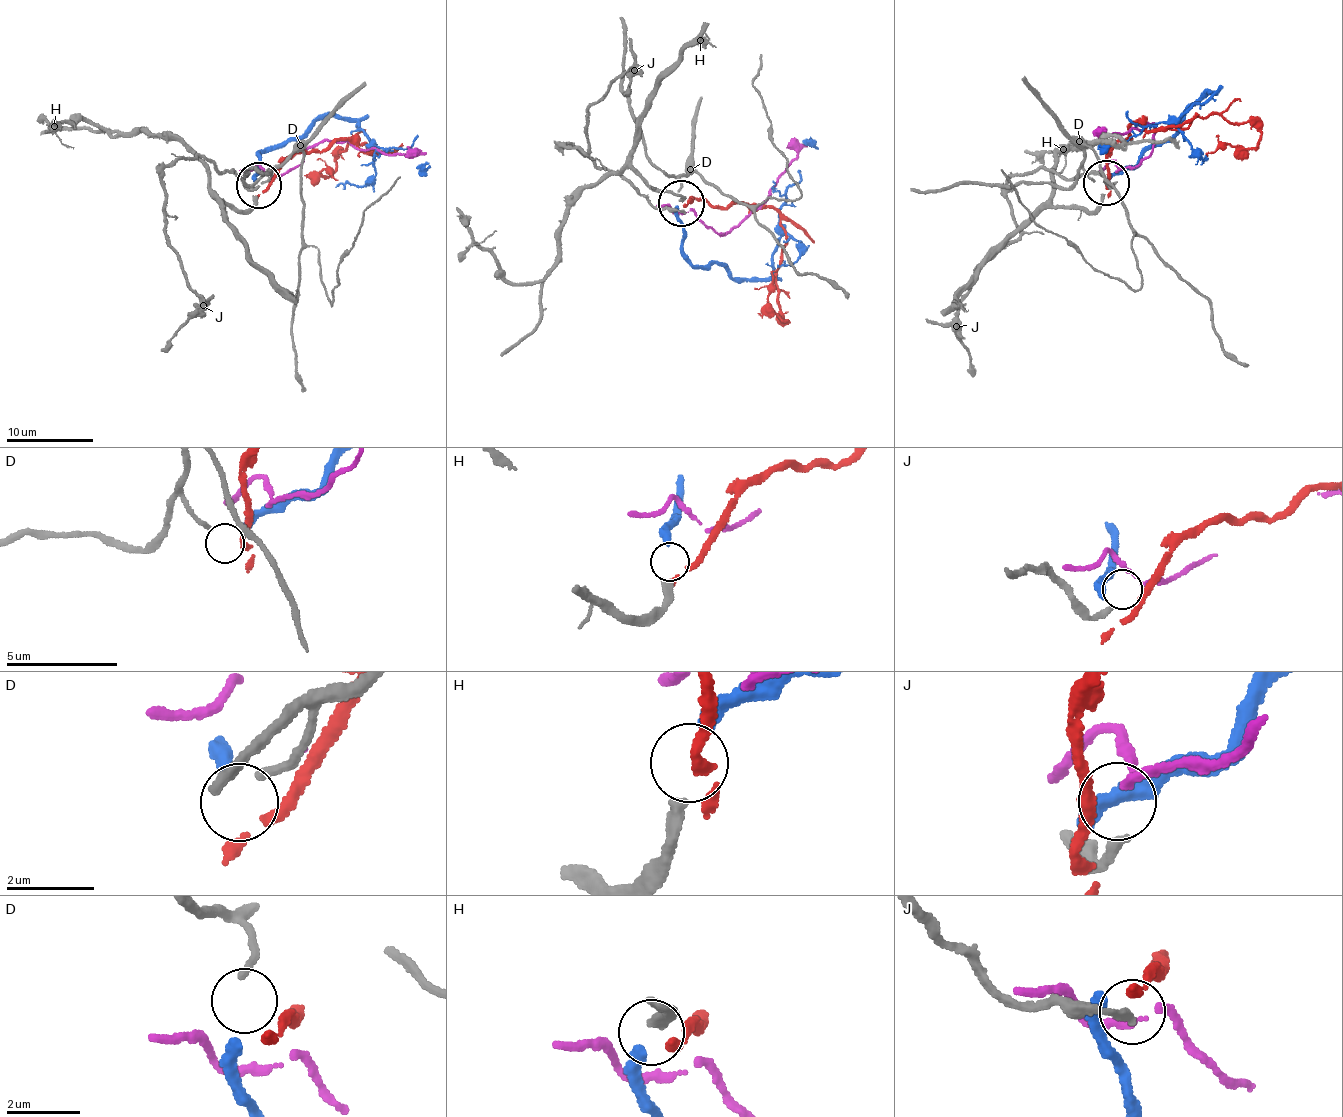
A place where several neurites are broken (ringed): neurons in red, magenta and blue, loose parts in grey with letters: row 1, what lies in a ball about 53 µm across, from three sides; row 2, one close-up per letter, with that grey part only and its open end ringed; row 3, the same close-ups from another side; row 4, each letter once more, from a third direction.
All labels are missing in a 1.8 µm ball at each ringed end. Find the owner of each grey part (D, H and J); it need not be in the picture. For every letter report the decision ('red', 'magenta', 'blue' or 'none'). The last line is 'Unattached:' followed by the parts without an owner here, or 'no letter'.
D: none
H: blue
J: none
Unattached: D, J

